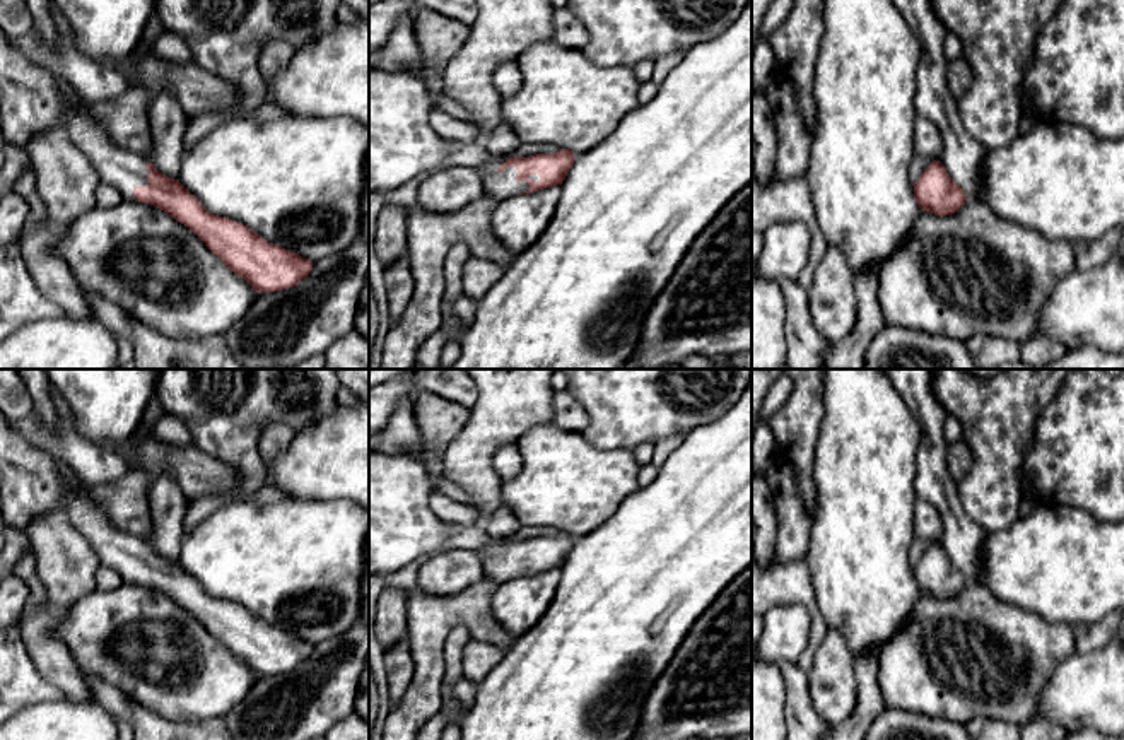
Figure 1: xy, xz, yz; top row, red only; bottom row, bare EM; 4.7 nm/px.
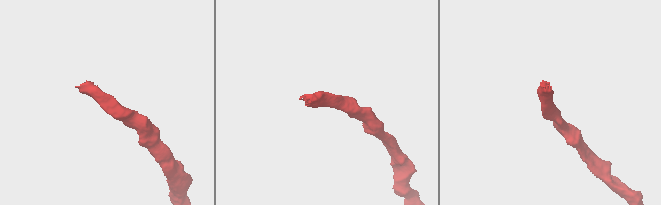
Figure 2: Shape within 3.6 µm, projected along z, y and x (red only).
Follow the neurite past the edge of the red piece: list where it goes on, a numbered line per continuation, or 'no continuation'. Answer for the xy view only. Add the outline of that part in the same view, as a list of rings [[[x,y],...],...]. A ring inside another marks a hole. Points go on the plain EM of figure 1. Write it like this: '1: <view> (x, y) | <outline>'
1: xy (120, 551) | [[[56,461],[56,467],[68,484],[61,504],[68,521],[92,545],[102,566],[114,569],[123,583],[135,583],[133,571],[149,567],[147,538],[116,530],[82,489],[85,482],[68,465]]]

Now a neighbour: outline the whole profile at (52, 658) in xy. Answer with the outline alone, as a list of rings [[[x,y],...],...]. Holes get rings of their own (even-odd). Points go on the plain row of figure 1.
[[[29,605],[32,608],[24,612],[17,629],[34,667],[61,690],[63,697],[72,701],[91,699],[91,687],[84,673],[68,648],[55,636],[56,617],[43,607]]]

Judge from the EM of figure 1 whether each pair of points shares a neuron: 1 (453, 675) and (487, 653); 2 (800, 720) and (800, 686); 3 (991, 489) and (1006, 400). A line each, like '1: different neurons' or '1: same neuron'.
1: different neurons
2: same neuron
3: same neuron

